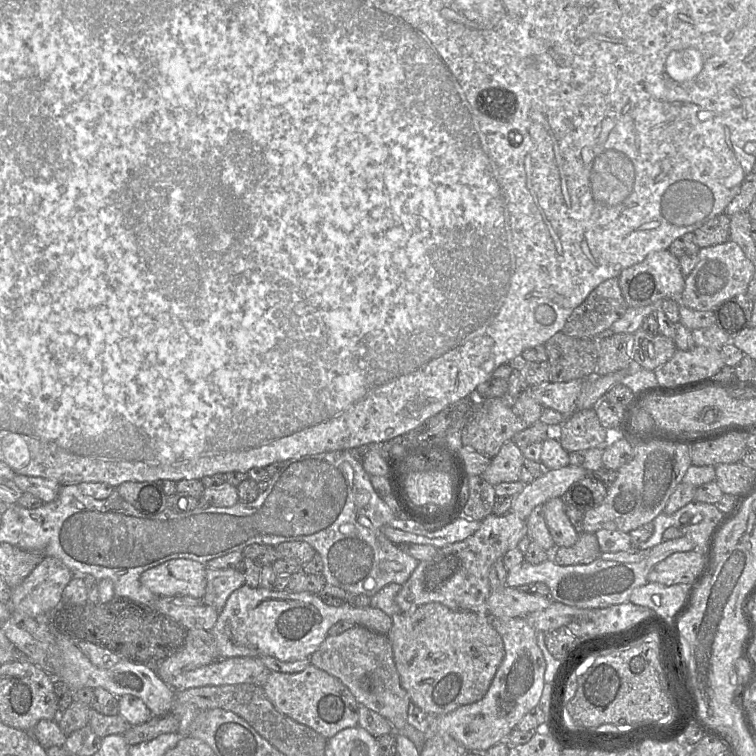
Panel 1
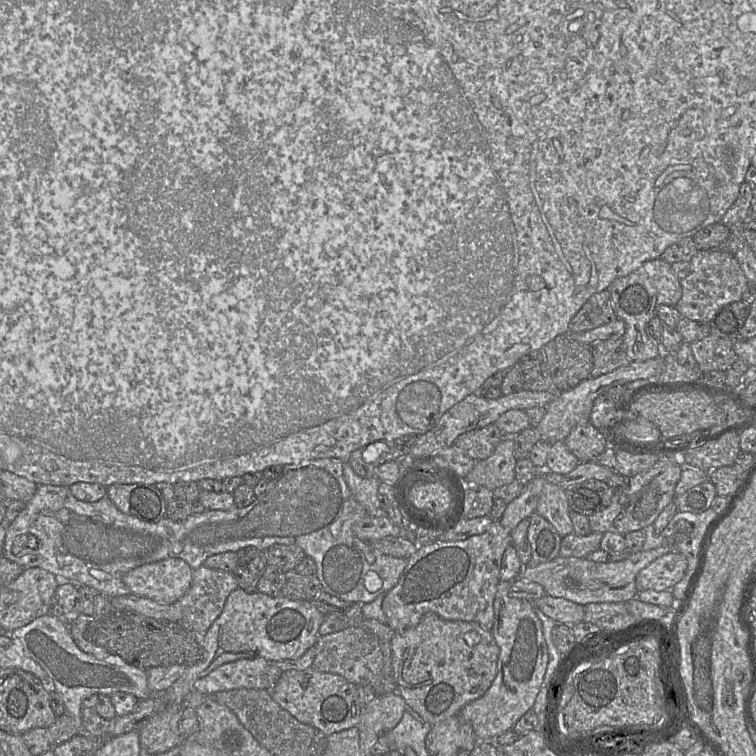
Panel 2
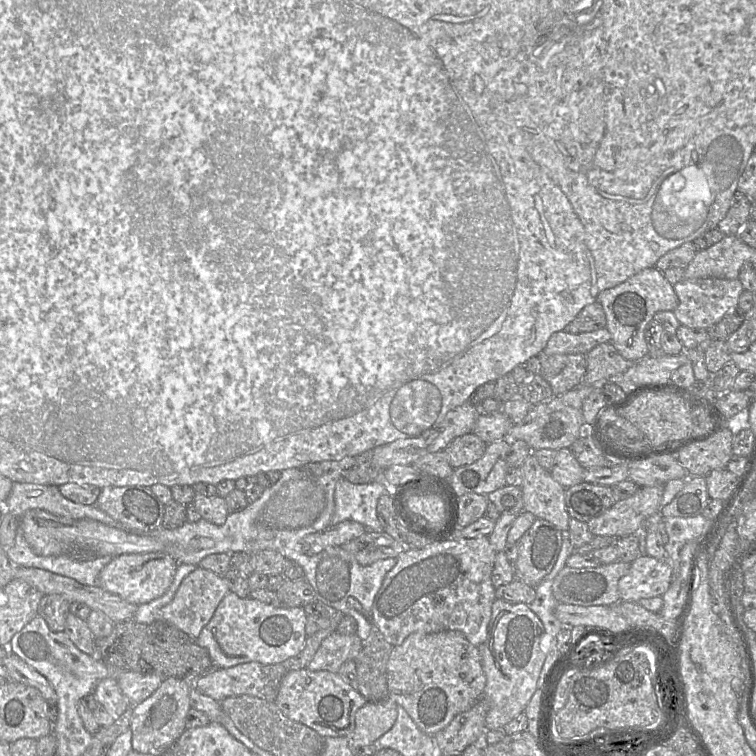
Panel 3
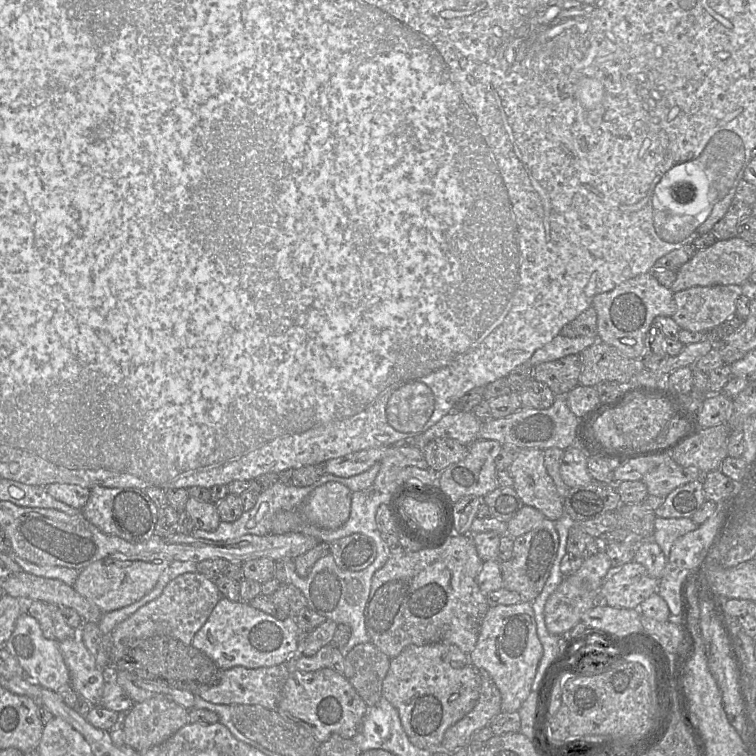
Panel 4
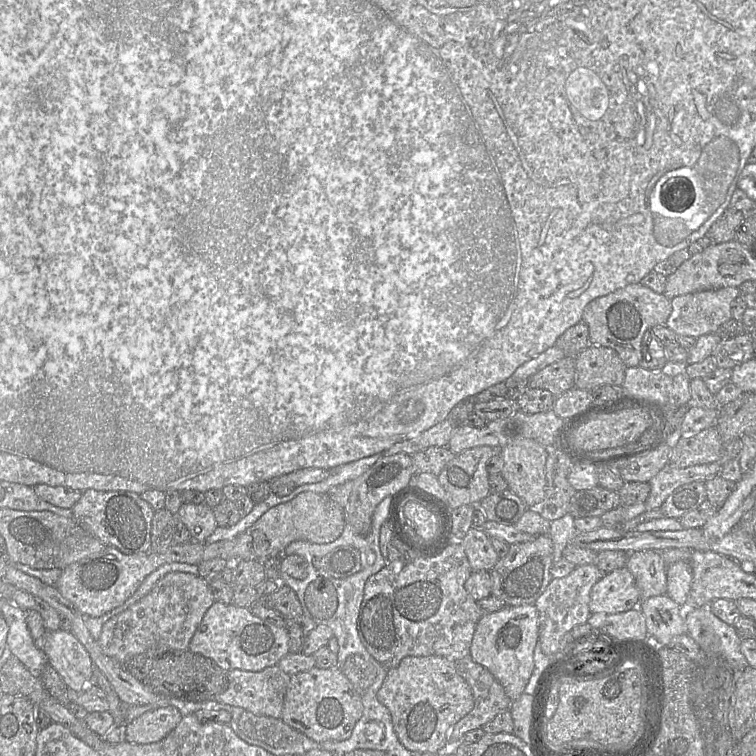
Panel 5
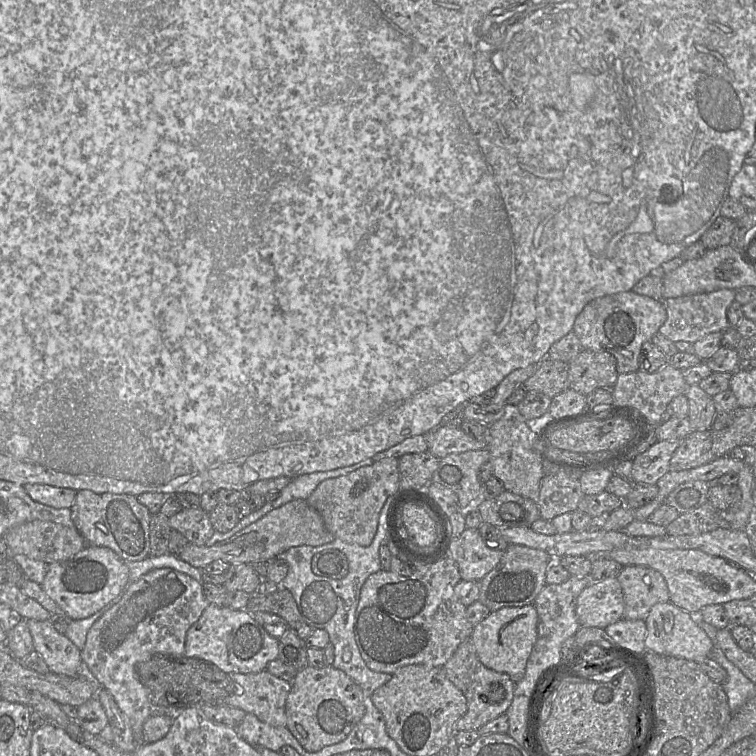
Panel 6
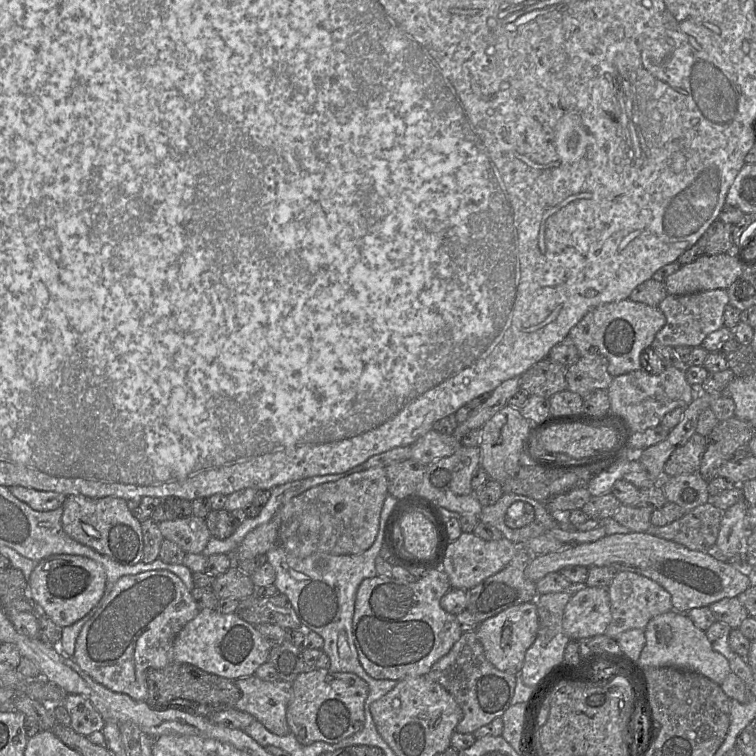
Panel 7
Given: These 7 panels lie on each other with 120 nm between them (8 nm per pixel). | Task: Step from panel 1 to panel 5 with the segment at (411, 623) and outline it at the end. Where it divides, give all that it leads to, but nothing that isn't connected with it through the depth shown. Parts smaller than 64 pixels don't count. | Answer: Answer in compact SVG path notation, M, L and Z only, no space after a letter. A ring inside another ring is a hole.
M406 656L398 666L388 669L387 676L377 692L377 699L388 708L399 741L409 750L443 752L449 747L451 728L474 707L471 687L459 674L455 661L440 656Z

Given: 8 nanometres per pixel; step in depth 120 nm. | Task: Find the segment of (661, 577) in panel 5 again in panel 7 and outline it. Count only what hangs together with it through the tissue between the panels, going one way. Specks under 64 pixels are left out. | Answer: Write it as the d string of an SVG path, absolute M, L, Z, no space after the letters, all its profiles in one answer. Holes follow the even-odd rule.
M617 572L607 589L612 619L604 634L613 639L627 630L644 630L652 618L673 610L671 596L661 585L634 572Z

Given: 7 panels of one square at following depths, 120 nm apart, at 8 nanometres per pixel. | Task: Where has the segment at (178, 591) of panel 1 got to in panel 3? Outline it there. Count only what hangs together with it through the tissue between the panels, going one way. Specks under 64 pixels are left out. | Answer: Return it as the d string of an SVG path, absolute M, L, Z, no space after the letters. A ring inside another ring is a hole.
M165 552L123 554L114 557L100 572L98 586L123 600L141 605L161 597L170 587L178 563Z

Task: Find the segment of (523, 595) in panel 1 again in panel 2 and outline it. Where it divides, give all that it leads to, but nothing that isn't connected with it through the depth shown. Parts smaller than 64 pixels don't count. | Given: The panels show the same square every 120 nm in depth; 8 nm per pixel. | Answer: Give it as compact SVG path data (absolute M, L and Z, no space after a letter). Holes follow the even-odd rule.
M546 594L535 601L533 607L540 609L546 616L558 623L575 625L584 619L584 606Z

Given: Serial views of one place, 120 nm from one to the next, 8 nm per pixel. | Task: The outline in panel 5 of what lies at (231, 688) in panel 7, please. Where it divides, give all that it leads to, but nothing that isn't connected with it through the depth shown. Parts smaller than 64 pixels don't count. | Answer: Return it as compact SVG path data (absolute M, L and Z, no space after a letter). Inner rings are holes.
M149 649L127 659L123 666L153 693L185 702L216 701L216 697L229 686L227 671L214 660L189 649Z

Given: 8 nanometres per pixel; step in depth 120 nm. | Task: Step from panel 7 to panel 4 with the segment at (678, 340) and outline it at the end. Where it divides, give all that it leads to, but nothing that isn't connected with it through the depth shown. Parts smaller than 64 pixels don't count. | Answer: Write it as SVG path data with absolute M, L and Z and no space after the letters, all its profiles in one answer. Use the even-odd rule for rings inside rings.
M741 285L695 286L676 292L677 310L672 318L681 329L707 332L736 315L736 303L741 295Z

